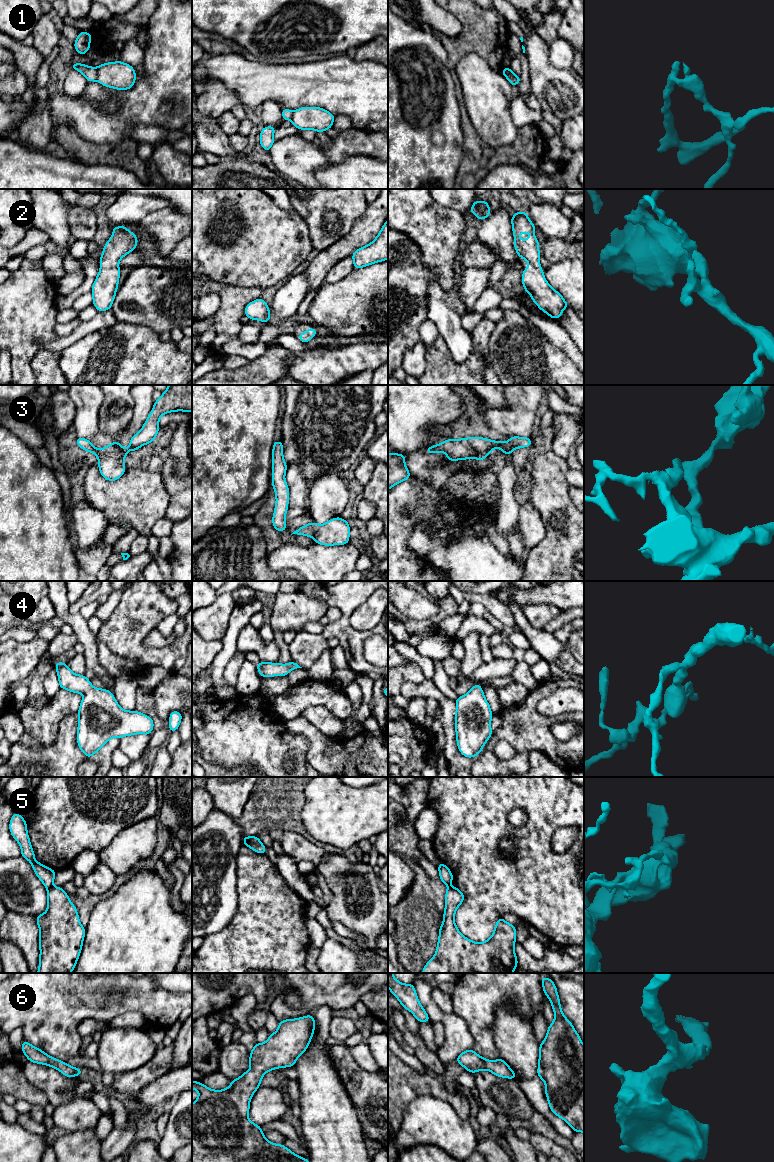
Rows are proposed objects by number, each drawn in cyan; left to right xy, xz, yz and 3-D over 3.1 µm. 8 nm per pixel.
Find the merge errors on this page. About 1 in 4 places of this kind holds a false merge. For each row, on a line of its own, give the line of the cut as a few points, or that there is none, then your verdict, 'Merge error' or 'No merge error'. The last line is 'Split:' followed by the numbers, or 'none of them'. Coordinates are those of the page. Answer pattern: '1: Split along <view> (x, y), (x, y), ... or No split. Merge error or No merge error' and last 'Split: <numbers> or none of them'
1: Split along xy (95, 68), (96, 79). Merge error
2: No split. No merge error
3: No split. No merge error
4: No split. No merge error
5: Split along xy (52, 886), (48, 890). Merge error
6: No split. No merge error
Split: 1, 5

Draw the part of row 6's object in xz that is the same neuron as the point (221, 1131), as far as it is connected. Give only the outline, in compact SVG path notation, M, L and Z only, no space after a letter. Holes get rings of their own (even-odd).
M307 1015L296 1019L280 1021L275 1033L270 1033L264 1043L255 1043L250 1051L249 1064L251 1069L241 1074L238 1079L231 1080L231 1085L223 1090L212 1090L201 1082L192 1081L192 1089L199 1092L192 1104L192 1162L310 1162L306 1158L294 1154L283 1144L268 1141L261 1126L248 1118L250 1100L260 1087L263 1075L277 1068L294 1067L297 1059L309 1046L315 1030L314 1016Z

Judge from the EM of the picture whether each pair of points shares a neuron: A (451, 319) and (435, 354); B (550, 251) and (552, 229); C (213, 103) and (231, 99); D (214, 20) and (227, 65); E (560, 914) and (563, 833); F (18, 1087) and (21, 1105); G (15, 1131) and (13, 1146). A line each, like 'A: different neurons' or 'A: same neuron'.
A: different neurons
B: different neurons
C: same neuron
D: different neurons
E: different neurons
F: different neurons
G: same neuron

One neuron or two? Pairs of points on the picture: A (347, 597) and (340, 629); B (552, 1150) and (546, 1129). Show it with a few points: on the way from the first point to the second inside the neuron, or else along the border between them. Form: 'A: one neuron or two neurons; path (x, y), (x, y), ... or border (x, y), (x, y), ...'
A: one neuron; path (347, 605), (344, 621)
B: two neurons; border (530, 1130), (552, 1139), (569, 1151)

